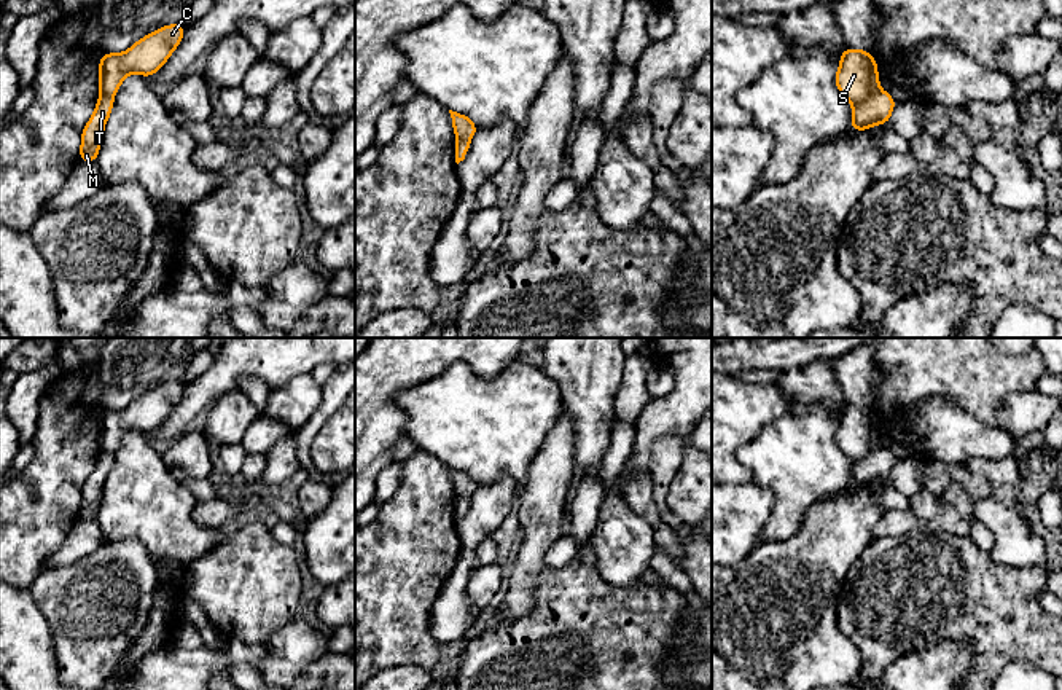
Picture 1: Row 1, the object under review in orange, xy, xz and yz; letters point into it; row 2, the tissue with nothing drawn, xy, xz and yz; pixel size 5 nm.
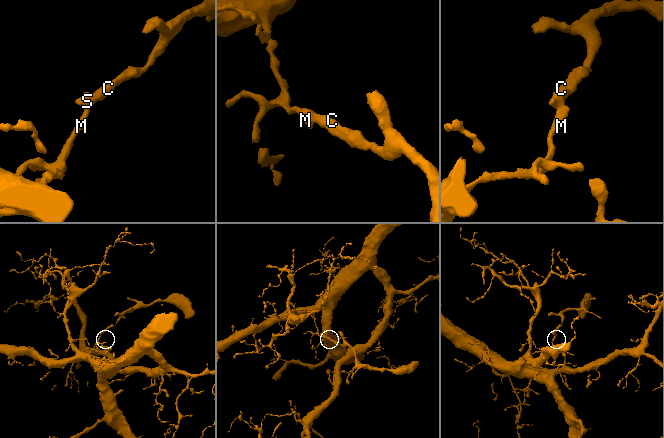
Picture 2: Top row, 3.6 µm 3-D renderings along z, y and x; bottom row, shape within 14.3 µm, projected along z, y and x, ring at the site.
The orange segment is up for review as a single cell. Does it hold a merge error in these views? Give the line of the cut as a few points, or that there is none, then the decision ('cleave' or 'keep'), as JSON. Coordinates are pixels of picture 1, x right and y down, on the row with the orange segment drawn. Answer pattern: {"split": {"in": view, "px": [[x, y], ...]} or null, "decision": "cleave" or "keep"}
{"split": {"in": "yz", "px": [[879, 88], [854, 105]]}, "decision": "cleave"}

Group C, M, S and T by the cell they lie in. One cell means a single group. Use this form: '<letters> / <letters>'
C S / M T

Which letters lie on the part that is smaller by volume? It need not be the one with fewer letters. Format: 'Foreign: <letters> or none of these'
Foreign: C, S

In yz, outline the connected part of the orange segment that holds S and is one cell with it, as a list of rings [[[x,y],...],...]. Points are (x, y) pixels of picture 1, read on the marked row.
[[[845,48],[834,78],[839,92],[853,105],[879,89],[877,64],[871,53]]]

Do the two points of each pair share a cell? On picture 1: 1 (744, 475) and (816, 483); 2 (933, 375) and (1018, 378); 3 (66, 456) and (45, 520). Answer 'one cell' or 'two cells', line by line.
1: two cells
2: one cell
3: one cell

